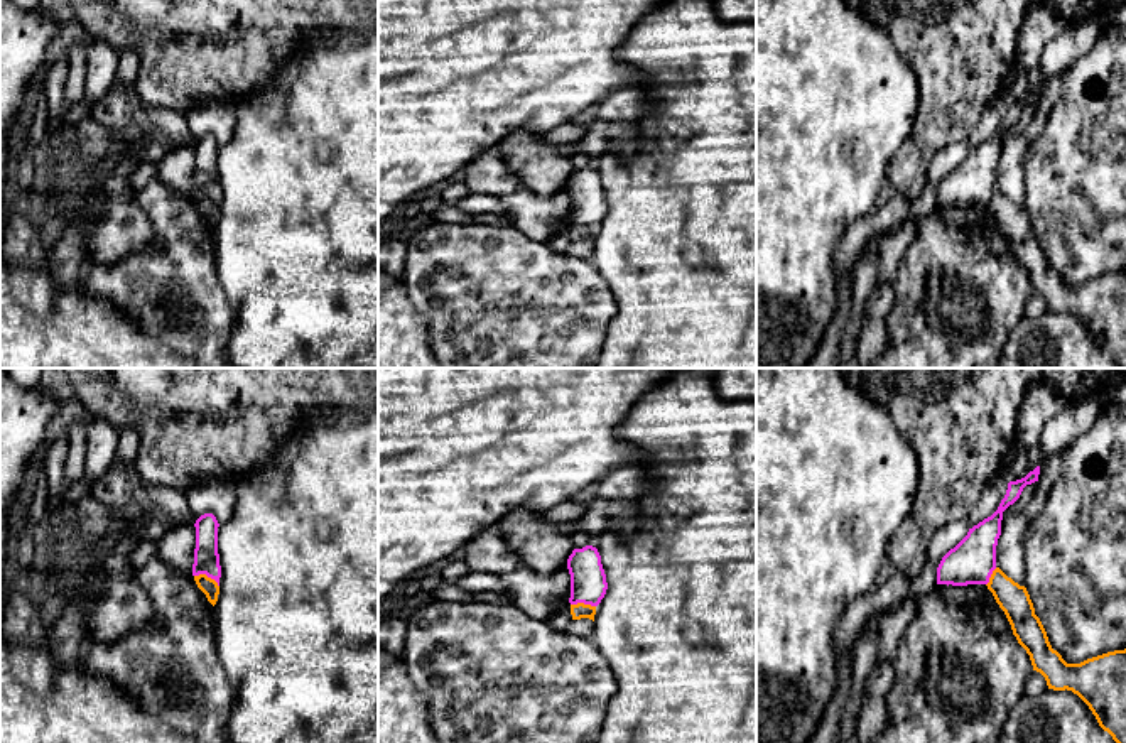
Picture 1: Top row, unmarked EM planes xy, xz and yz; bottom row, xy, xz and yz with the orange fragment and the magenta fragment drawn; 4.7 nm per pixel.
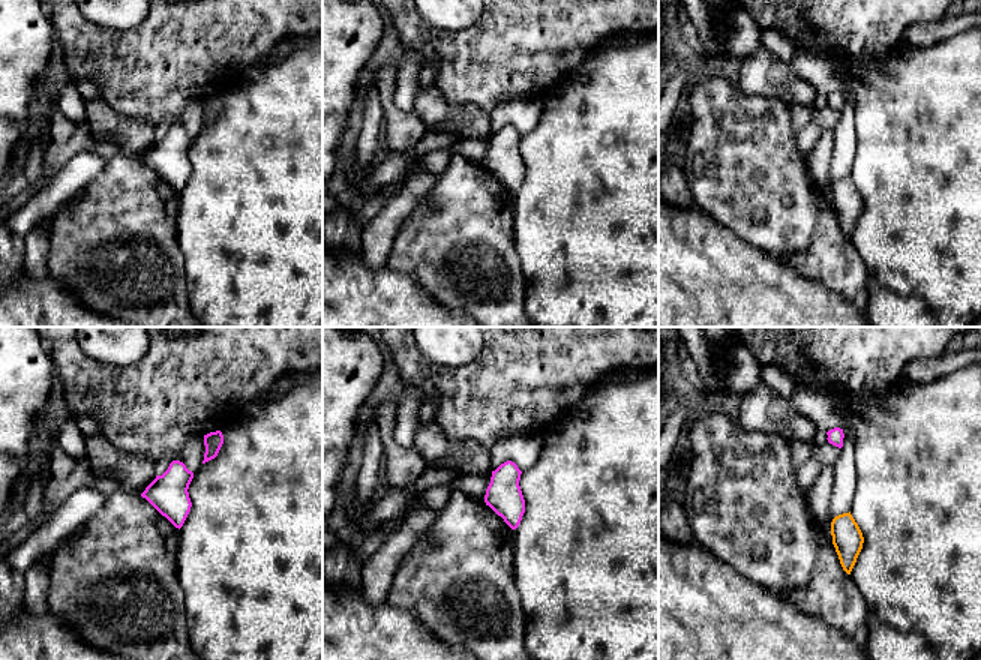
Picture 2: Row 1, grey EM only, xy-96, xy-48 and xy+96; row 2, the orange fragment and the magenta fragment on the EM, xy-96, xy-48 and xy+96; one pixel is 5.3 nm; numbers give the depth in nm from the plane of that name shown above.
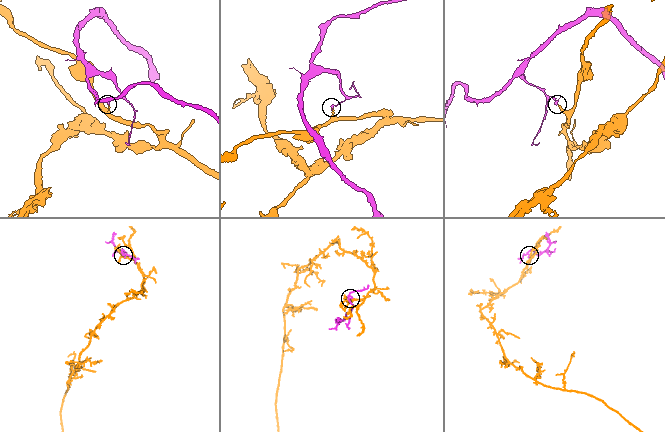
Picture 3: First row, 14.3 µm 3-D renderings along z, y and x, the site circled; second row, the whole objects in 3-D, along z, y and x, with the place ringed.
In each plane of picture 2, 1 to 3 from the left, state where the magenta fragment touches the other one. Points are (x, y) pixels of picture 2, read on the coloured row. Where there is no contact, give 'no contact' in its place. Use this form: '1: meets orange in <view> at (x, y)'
1: no contact
2: no contact
3: no contact

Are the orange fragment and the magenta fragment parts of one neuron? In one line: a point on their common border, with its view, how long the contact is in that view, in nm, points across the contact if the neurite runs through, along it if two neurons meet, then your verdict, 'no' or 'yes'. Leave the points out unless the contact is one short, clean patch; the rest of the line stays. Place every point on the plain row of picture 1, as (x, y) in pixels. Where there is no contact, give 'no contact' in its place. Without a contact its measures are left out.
meets orange in xy at (208, 200); contact 130 nm long; border along xy (194, 196), (205, 196), (218, 208); no

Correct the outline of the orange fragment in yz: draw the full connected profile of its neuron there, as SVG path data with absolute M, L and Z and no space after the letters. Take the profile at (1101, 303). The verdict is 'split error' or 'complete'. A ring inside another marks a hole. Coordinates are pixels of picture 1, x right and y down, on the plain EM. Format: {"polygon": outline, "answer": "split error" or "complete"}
{"polygon": "M999 189L993 193L986 208L1004 233L1018 265L1030 277L1033 292L1045 299L1048 311L1077 316L1099 348L1119 368L1126 368L1126 270L1080 285L1067 285L1052 270L1025 208L1015 204Z", "answer": "complete"}

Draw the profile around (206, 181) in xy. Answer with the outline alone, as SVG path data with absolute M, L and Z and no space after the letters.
M213 135L201 137L196 145L192 198L206 196L219 208L221 187L218 176L218 142Z

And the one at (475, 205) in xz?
M469 193L463 198L457 204L463 211L478 216L478 214L500 214L506 216L508 221L512 220L510 211L506 206L493 194L473 194Z

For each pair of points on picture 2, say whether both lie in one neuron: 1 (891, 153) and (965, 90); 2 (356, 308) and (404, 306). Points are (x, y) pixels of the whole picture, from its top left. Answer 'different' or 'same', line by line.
1: same
2: same

